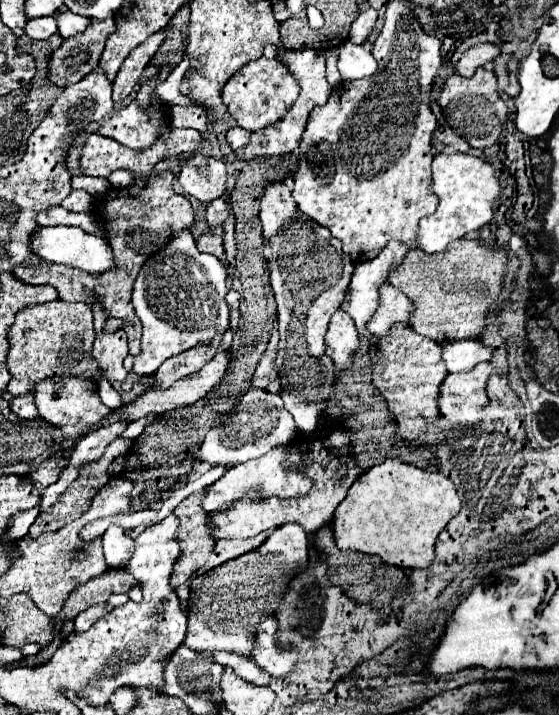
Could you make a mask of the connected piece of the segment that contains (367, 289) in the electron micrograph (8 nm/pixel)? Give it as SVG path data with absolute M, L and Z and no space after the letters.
M390 240L378 258L356 264L346 300L342 302L342 310L356 322L356 330L366 328L378 308L380 286L388 282L390 272L400 266L411 249L398 240Z

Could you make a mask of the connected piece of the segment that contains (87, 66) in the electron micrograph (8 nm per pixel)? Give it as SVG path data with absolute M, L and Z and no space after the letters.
M114 18L92 20L84 34L64 40L62 46L54 50L54 56L50 60L50 80L60 88L80 82L88 72L92 72L98 66L106 40L114 32Z

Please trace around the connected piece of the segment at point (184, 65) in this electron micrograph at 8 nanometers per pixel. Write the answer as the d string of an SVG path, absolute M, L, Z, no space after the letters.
M184 56L182 62L174 66L170 78L156 88L156 94L160 94L160 98L164 98L164 102L168 102L170 106L190 106L194 104L188 96L182 95L179 97L180 82L182 82L184 72L190 68L190 62L192 62L192 58L190 58L190 56Z

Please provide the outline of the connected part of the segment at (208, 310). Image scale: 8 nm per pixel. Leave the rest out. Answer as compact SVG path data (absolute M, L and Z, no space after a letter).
M180 232L164 248L162 256L152 256L140 270L134 283L132 304L142 322L142 350L134 358L134 372L150 376L164 360L190 350L196 344L208 344L216 334L230 330L230 306L226 304L228 268L212 254L200 254L192 234Z

